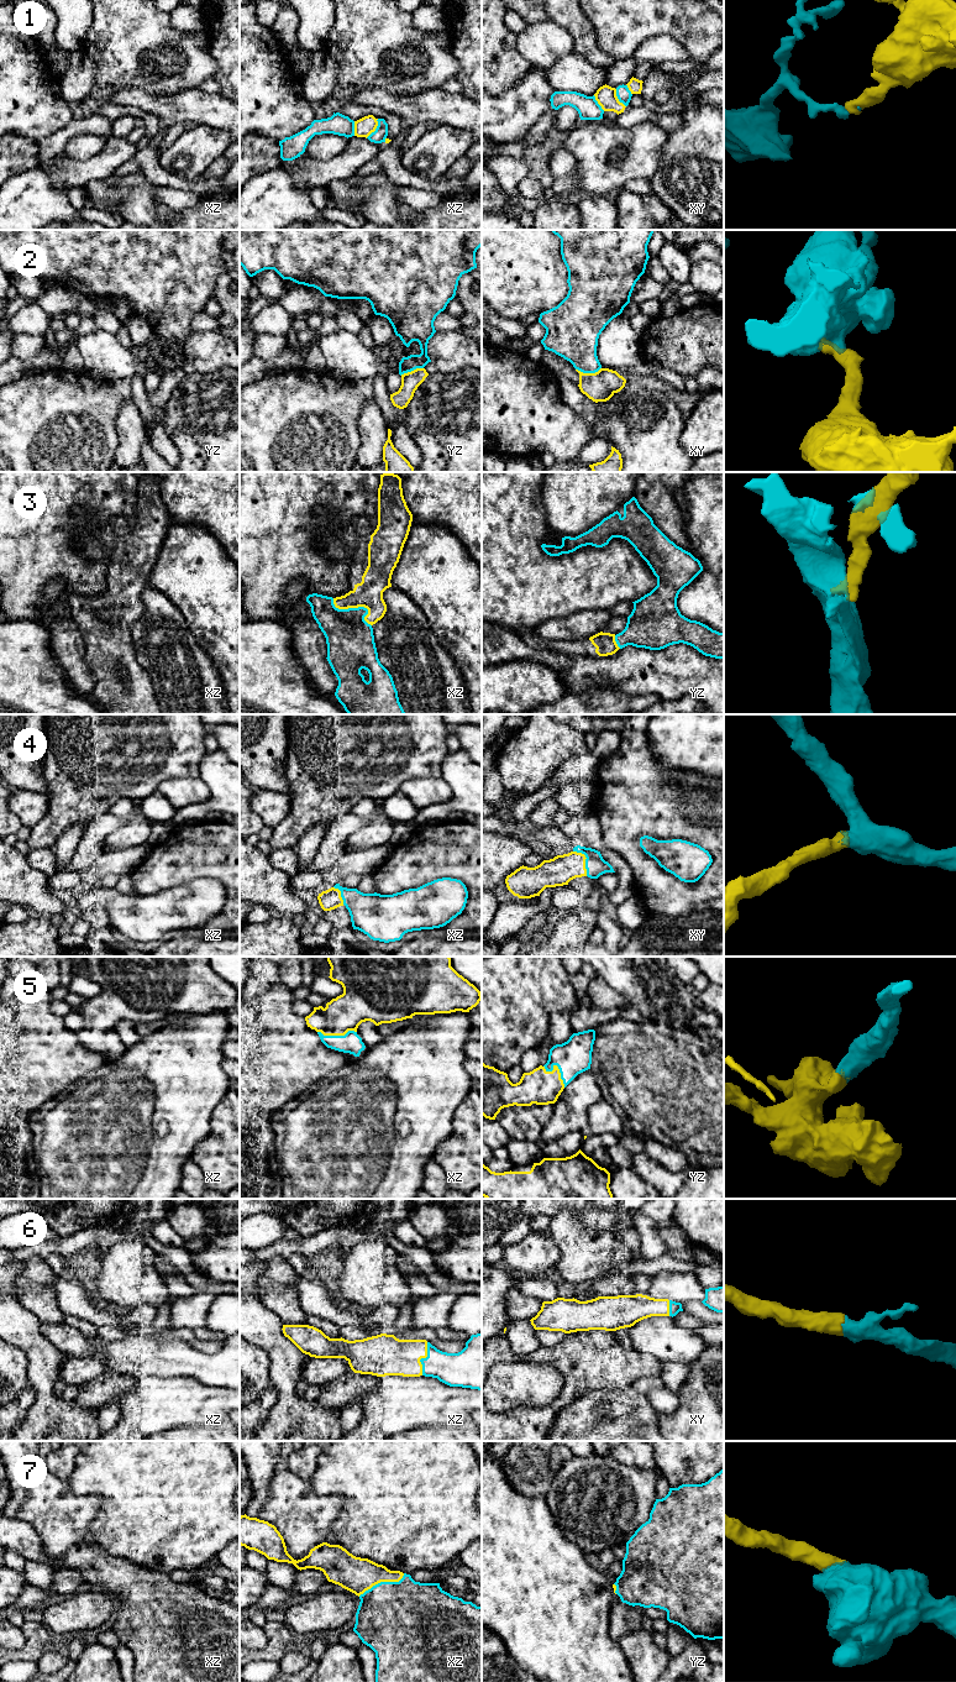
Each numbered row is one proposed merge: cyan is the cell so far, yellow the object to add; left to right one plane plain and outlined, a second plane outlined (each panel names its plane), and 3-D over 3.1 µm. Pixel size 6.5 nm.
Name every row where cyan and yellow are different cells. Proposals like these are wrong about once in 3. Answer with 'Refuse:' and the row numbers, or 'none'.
Refuse: 1, 2

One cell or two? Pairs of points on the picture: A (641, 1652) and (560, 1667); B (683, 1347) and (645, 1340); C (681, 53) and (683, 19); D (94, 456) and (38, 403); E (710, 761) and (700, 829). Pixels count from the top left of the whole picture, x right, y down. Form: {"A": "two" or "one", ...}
{"A": "two", "B": "one", "C": "two", "D": "one", "E": "two"}

